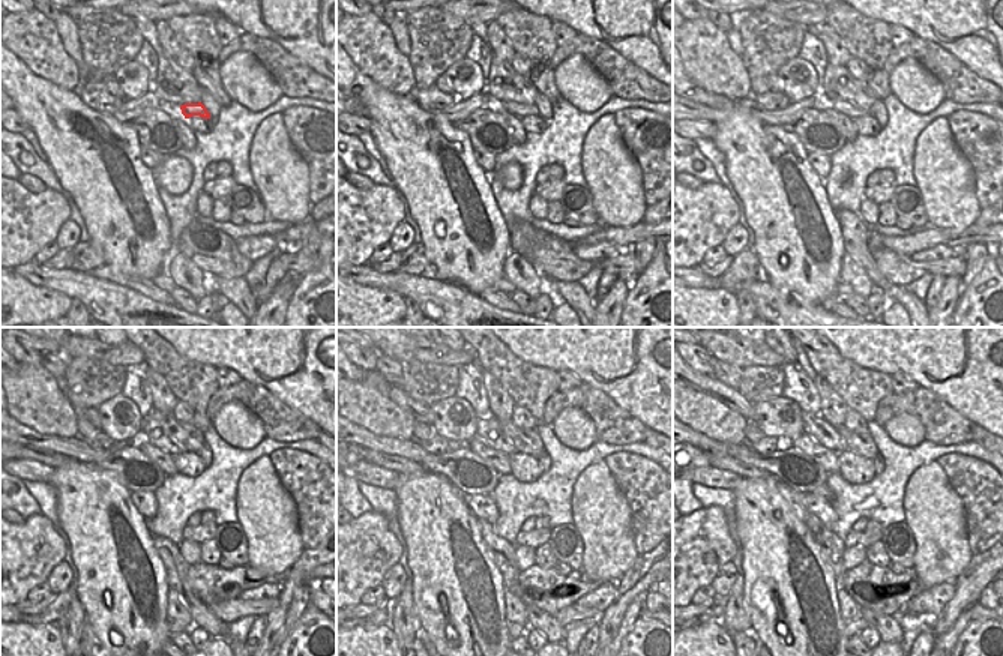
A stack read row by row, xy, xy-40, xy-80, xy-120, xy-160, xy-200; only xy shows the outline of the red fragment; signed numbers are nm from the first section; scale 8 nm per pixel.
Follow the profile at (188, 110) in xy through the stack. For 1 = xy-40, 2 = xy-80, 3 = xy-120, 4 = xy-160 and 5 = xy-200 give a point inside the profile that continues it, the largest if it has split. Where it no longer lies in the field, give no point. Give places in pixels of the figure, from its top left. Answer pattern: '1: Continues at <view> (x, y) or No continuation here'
1: Continues at xy-40 (520, 110)
2: Continues at xy-80 (844, 107)
3: Continues at xy-120 (152, 433)
4: Continues at xy-160 (488, 430)
5: Continues at xy-200 (814, 425)

